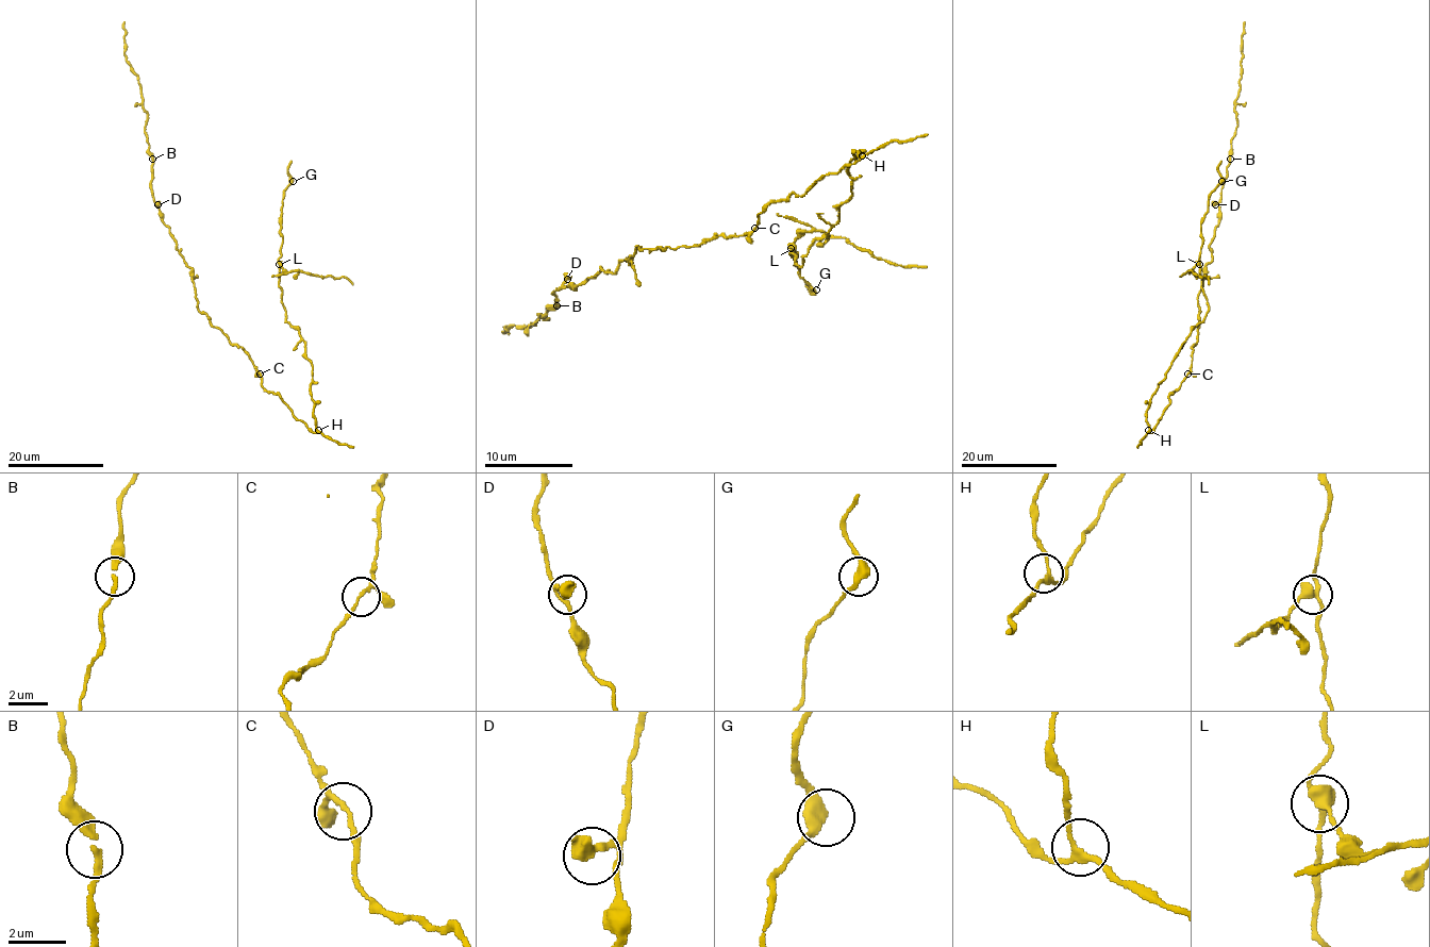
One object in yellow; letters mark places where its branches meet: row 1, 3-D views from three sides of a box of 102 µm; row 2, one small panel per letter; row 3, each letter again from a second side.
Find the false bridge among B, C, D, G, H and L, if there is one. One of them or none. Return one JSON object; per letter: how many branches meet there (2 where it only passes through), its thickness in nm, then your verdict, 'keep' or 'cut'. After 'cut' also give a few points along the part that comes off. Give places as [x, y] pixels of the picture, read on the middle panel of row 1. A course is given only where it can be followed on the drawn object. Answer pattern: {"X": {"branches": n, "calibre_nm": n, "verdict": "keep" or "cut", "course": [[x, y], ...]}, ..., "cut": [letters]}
{"B": {"branches": 2, "calibre_nm": 220, "verdict": "keep"}, "C": {"branches": 3, "calibre_nm": 140, "verdict": "keep"}, "D": {"branches": 2, "calibre_nm": 400, "verdict": "keep"}, "G": {"branches": 2, "calibre_nm": 440, "verdict": "keep"}, "H": {"branches": 3, "calibre_nm": 190, "verdict": "keep"}, "L": {"branches": 3, "calibre_nm": 360, "verdict": "cut", "course": [[792, 248], [792, 244], [807, 232], [825, 230], [844, 237], [875, 256], [897, 265], [926, 268]]}, "cut": ["L"]}

